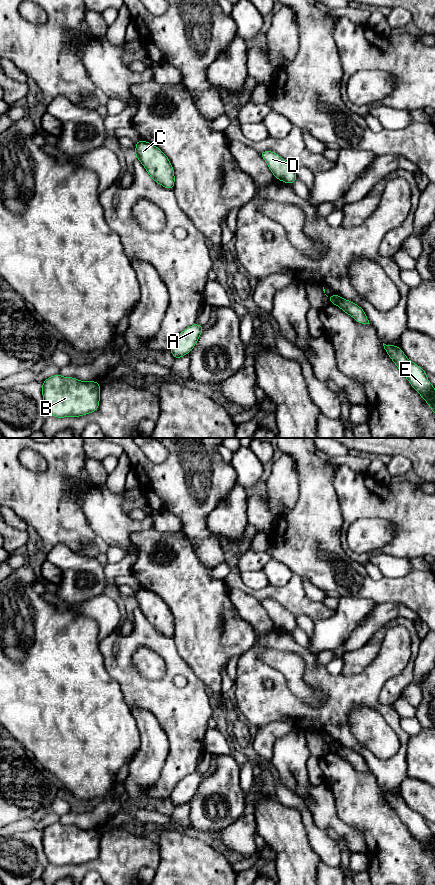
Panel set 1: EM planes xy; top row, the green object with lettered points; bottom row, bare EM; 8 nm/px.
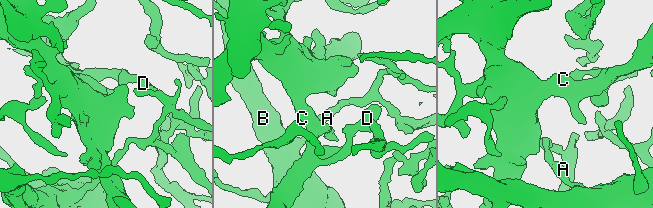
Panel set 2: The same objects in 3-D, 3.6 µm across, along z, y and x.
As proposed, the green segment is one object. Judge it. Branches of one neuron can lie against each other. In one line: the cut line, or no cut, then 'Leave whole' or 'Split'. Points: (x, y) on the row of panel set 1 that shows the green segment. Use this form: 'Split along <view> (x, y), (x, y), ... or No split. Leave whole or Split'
Split along xy (334, 294), (330, 300). Split

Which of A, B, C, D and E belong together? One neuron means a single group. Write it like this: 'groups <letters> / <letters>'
groups A B / C D E

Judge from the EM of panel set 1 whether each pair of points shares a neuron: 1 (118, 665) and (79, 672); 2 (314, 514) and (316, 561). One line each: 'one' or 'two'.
1: two
2: one

